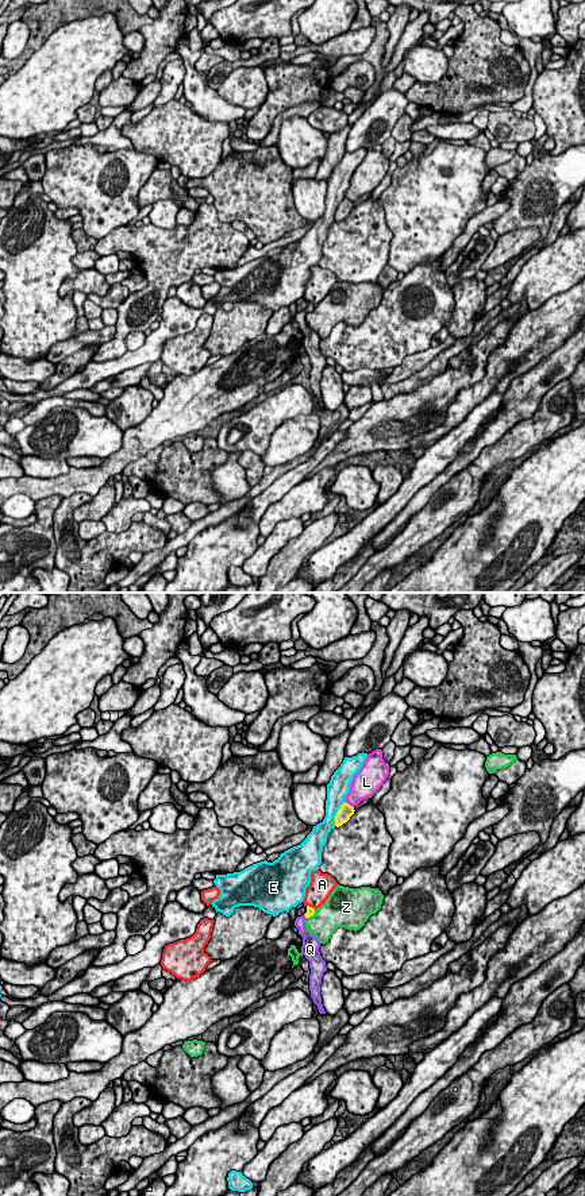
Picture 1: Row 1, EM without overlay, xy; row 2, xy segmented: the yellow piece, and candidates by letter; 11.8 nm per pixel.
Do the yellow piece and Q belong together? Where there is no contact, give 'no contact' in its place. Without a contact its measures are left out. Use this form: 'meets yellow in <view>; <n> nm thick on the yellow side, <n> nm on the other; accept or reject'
meets yellow in xy; 100 nm thick on the yellow side, 130 nm on the other; accept

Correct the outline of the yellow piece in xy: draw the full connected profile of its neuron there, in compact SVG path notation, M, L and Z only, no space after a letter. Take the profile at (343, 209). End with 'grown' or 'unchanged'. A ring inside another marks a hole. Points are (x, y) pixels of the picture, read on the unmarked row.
M345 197L335 211L335 221L339 223L346 219L354 207L354 202Z; unchanged

